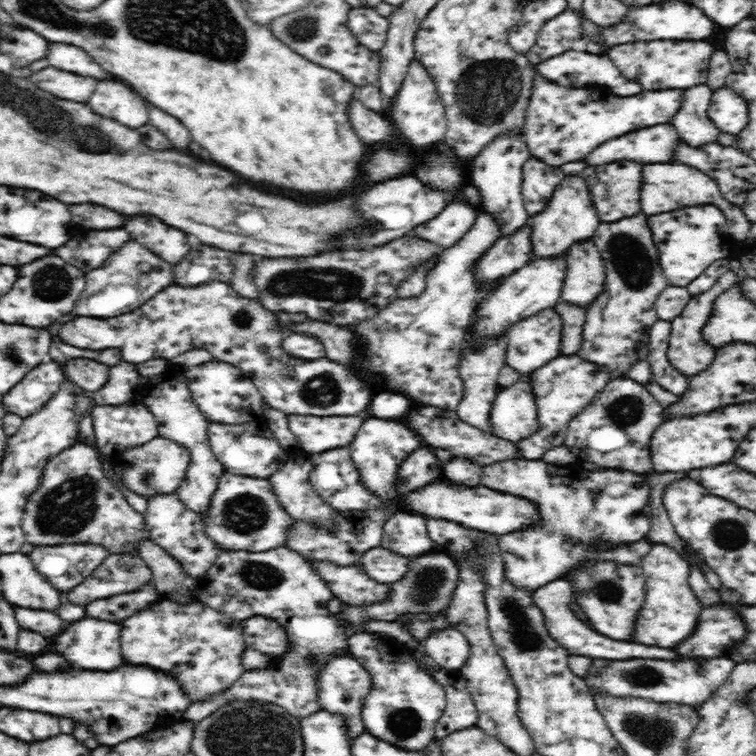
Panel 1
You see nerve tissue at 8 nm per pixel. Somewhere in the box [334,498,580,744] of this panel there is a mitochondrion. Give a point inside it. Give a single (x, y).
(526, 639)

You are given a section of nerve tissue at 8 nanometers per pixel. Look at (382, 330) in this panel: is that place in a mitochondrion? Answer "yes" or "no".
yes

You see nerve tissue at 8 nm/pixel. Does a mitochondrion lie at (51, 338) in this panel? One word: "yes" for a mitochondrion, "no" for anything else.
no

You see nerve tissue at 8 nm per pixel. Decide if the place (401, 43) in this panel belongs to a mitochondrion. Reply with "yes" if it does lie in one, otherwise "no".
no

